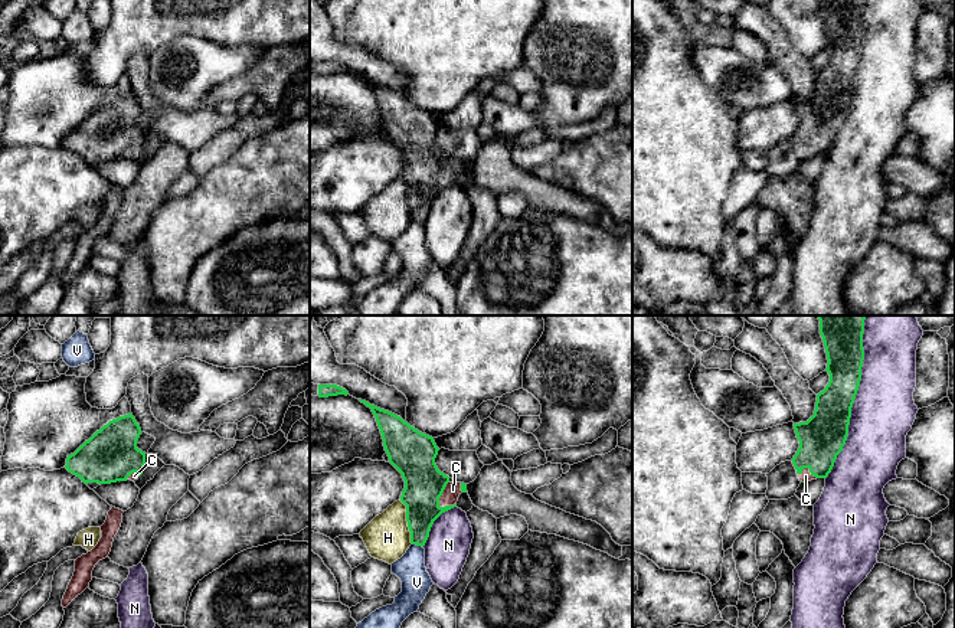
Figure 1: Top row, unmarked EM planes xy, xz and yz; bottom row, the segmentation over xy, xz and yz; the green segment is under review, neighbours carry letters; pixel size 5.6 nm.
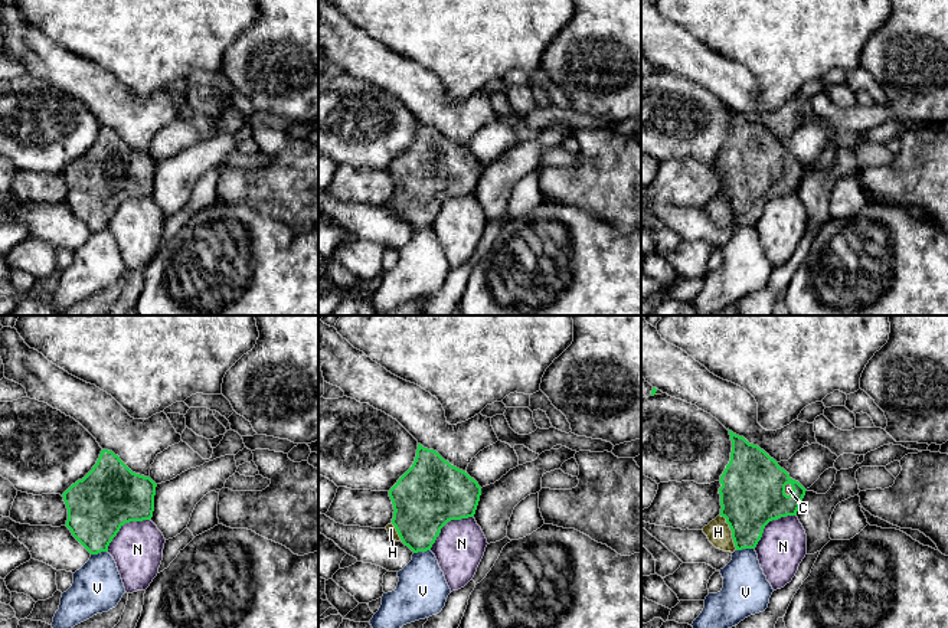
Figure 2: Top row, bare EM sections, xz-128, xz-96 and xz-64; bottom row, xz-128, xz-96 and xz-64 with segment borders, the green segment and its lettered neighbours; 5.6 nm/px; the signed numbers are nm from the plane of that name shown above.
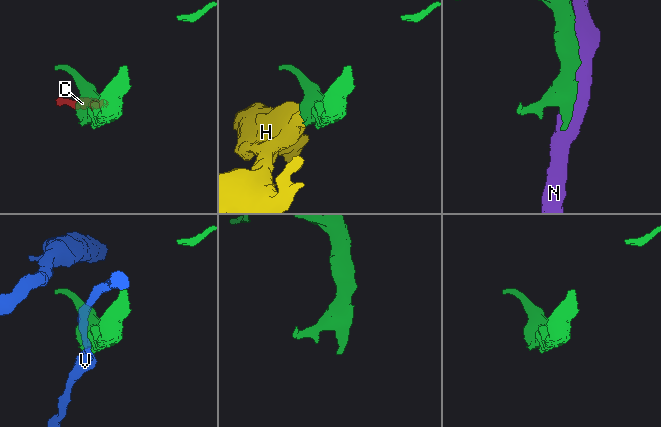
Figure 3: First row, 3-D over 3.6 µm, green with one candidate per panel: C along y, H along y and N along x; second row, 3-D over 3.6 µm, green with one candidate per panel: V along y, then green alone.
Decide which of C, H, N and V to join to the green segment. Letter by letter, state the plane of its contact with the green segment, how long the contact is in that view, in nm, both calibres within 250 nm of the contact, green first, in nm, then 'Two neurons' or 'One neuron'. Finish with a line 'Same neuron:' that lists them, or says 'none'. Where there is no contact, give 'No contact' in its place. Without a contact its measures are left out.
C: Touches green in xz. Shared border 160 nm. Thickness 220 nm (green) against 90 nm. One neuron
H: Touches green in xz. Shared border 260 nm. Thickness 220 nm (green) against 260 nm. Two neurons
N: Touches green in yz. Shared border 900 nm. Thickness 240 nm (green) against 360 nm. Two neurons
V: Touches green in xz. Shared border 70 nm. Thickness 190 nm (green) against 160 nm. Two neurons
Same neuron: C

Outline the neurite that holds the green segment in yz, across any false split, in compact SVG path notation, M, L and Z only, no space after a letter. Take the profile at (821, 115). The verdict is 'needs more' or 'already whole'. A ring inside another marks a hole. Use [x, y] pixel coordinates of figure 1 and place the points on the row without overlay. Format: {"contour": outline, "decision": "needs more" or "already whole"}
{"contour": "M820 0L820 12L827 30L830 59L817 72L814 92L807 99L794 101L799 125L792 135L798 156L802 160L827 156L837 133L843 128L848 114L851 85L861 58L864 37L863 26L864 0Z", "decision": "needs more"}

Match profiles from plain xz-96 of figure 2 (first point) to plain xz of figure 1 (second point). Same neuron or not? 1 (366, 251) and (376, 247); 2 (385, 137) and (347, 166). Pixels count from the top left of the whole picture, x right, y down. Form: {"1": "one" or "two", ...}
{"1": "one", "2": "two"}

